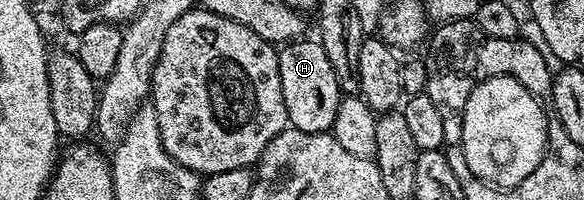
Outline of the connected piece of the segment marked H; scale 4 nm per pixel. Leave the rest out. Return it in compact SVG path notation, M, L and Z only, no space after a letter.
M305 41L287 42L278 49L279 84L283 84L283 104L287 104L287 116L292 129L324 134L333 129L343 91L335 76L335 68L331 68L331 60L327 60L327 52L323 52L320 41Z

